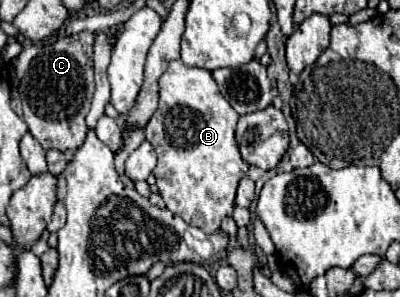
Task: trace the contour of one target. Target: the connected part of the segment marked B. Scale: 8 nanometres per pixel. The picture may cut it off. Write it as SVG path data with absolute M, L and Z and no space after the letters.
M180 59L168 65L158 85L160 85L158 111L144 129L146 141L150 141L158 153L158 165L154 169L158 191L166 207L176 215L180 215L188 225L200 227L206 233L214 233L220 229L220 221L226 215L232 215L238 181L248 171L248 163L242 161L234 139L240 115L230 107L230 103L226 103L226 99L222 99L210 71L200 67L188 67Z

